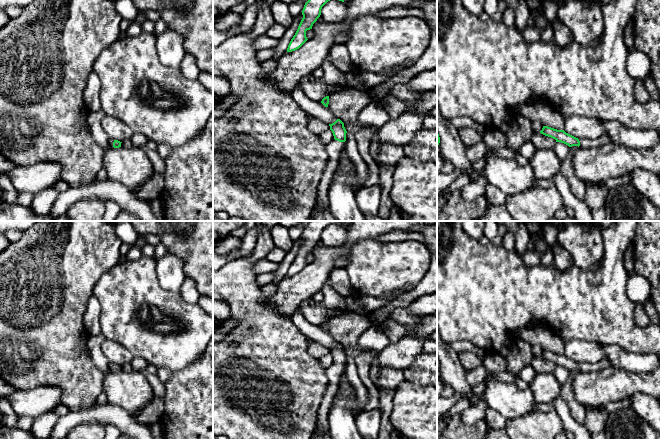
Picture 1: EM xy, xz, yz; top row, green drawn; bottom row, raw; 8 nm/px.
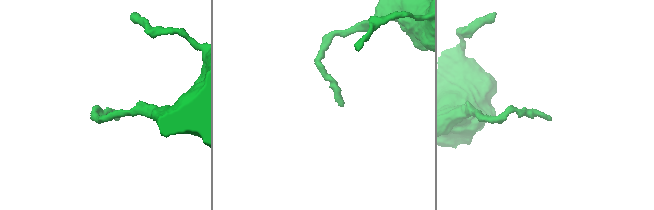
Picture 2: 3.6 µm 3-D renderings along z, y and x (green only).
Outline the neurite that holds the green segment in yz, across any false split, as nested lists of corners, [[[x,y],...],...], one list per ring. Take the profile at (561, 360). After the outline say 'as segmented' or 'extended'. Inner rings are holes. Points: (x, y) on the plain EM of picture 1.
[[[543,350],[540,357],[555,363],[556,366],[564,367],[569,371],[578,370],[580,372],[594,372],[612,366],[611,362],[608,359],[603,359],[596,363],[589,363],[589,362],[578,363],[566,357],[564,354],[557,354],[548,350]]]; extended

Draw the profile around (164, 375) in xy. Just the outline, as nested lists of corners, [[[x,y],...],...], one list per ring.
[[[158,369],[157,375],[159,377],[159,379],[163,382],[163,383],[167,383],[167,381],[171,378],[172,376],[172,372],[170,372],[167,369]]]

